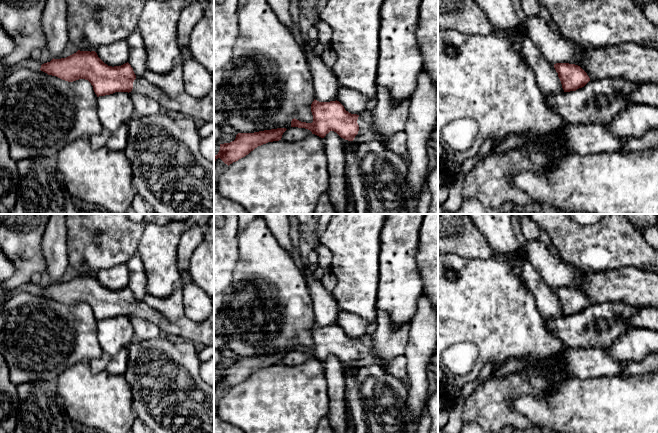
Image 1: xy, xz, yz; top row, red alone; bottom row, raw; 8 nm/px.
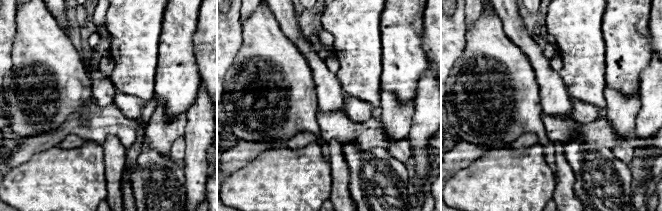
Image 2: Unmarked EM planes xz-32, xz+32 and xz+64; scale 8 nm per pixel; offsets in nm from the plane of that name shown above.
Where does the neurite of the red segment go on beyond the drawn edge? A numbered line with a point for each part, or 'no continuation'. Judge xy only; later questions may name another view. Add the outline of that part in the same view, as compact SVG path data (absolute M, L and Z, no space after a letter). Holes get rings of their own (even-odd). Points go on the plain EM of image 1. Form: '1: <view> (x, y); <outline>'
1: xy (184, 329); M136 301L133 314L154 323L166 337L214 347L214 309L210 317L203 322L194 322L185 315L178 321L169 321L143 301Z

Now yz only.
no continuation

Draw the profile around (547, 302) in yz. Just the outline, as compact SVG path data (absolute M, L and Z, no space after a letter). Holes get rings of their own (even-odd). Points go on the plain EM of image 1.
M523 255L519 258L518 263L513 266L512 272L526 284L544 318L561 318L564 316L554 288L543 280L542 276Z

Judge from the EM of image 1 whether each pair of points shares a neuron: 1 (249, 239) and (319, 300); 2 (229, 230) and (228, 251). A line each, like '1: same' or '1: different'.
1: different
2: same

